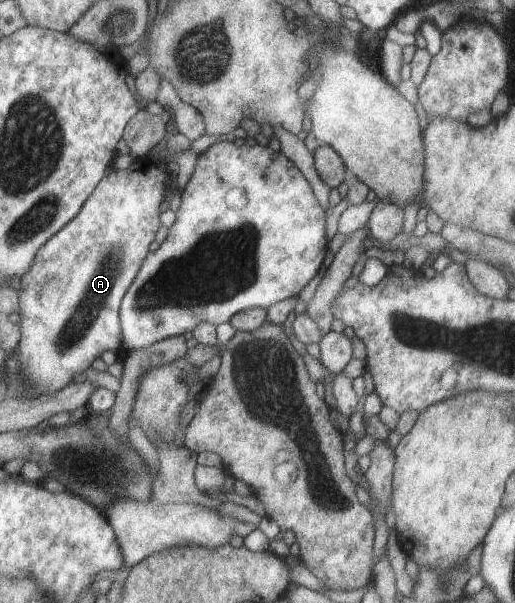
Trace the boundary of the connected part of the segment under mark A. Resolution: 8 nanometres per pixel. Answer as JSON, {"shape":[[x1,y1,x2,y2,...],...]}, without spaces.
{"shape":[[150,157,136,158,132,165,126,170,115,170,111,175,106,175,106,177,98,183,94,191,92,191,92,195,88,197,88,200,84,203,78,215,66,226,63,226,58,233,52,235,50,239,39,248,29,271,21,278,22,288,18,292,19,309,17,310,21,318,19,323,21,339,17,346,17,361,21,368,19,379,28,390,35,392,36,396,46,396,61,391,66,385,69,385,73,381,76,375,86,372,89,367,92,366,94,360,102,356,105,351,111,350,117,353,120,346,123,345,123,334,119,315,121,302,128,287,134,282,138,271,141,269,143,260,149,255,149,245,152,241,155,241,158,228,162,226,160,221,160,205,162,205,164,201,165,191,170,188,171,180,172,176,169,171,162,169]]}

